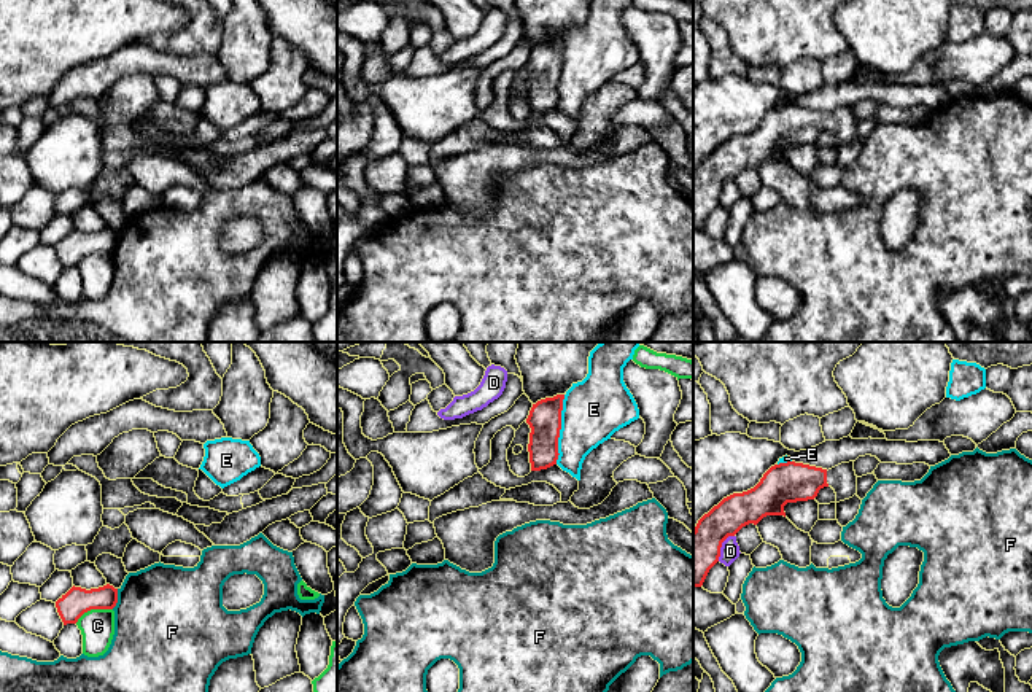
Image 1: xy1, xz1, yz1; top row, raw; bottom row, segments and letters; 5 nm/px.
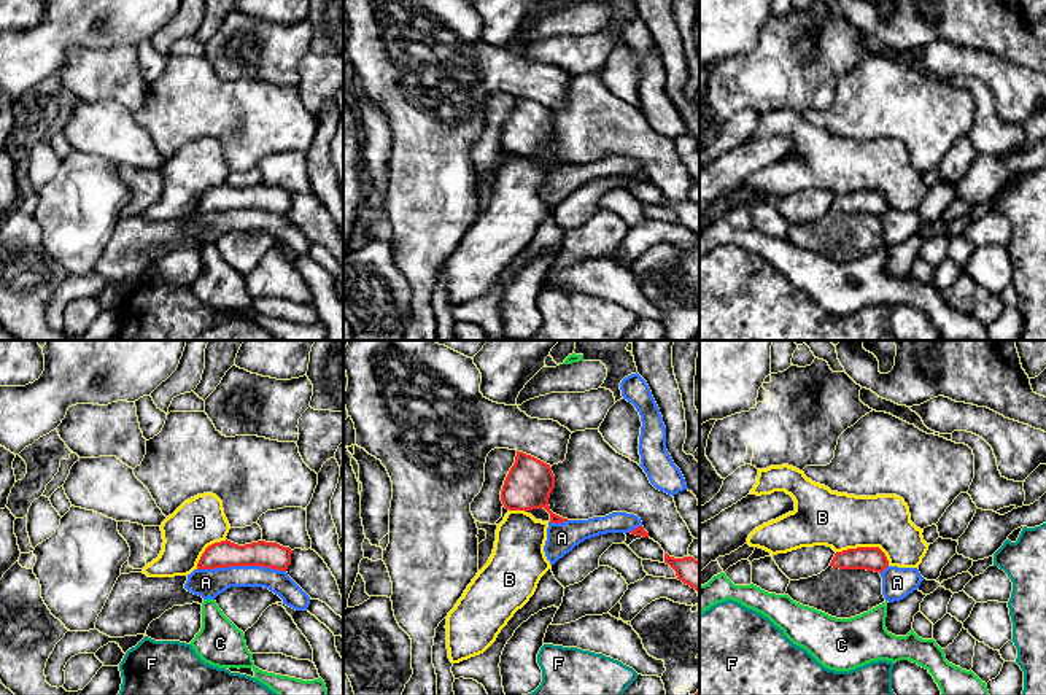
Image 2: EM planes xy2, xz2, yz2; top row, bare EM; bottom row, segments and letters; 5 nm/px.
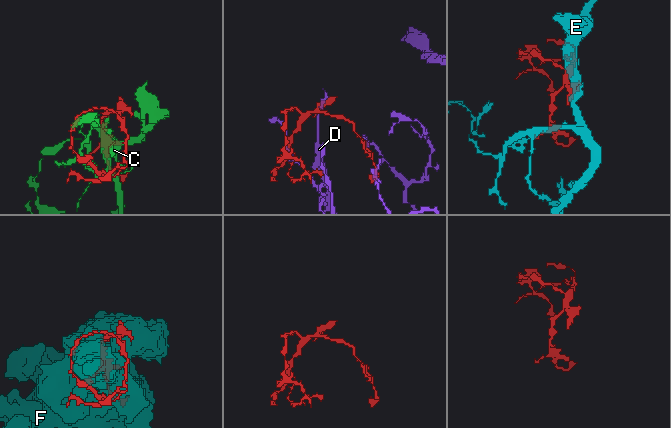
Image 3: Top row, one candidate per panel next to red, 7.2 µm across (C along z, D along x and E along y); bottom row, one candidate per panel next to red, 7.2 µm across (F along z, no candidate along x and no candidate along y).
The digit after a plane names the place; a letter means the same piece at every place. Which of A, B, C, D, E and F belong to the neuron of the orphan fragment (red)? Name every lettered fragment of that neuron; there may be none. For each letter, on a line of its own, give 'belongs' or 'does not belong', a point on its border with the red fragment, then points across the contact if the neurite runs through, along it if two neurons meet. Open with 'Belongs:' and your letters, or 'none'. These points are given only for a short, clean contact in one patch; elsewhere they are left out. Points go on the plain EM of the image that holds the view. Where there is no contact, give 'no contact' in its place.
Belongs: none
A: does not belong; meets red in xy2 at (242, 209); border along xy2 (197, 212), (269, 210), (285, 215)
B: does not belong; meets red in yz2 at (867, 191)
C: does not belong; meets red in xy1 at (93, 252)
D: does not belong; meets red in yz1 at (721, 190)
E: does not belong; meets red in xz1 at (560, 72)
F: does not belong; meets red in xy1 at (116, 242)

